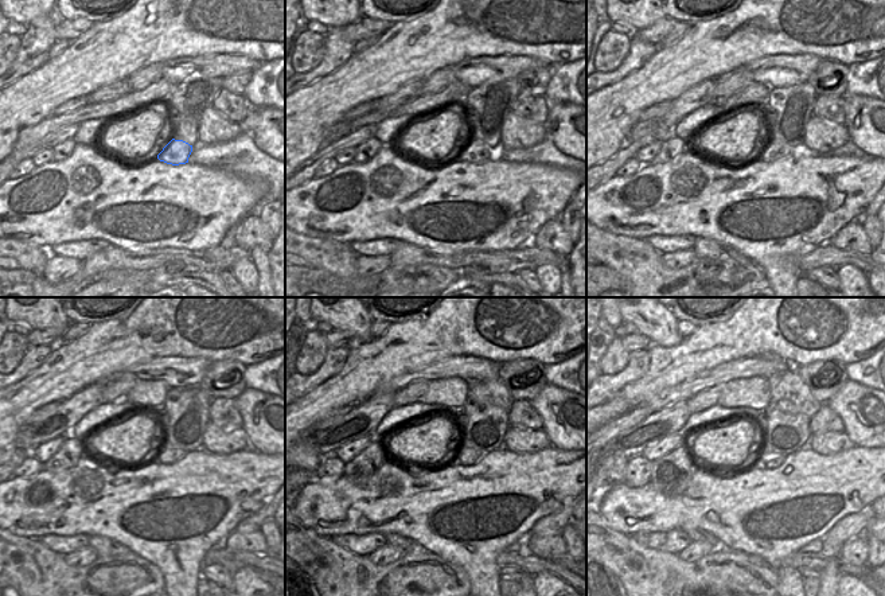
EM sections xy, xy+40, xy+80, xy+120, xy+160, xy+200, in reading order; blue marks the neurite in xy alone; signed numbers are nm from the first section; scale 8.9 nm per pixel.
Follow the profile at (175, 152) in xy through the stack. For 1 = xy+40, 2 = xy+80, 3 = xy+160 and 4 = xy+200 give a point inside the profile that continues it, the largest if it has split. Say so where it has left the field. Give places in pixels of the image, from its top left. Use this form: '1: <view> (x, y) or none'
1: xy+40 (476, 151)
2: xy+80 (772, 152)
3: xy+160 (466, 456)
4: xy+200 (776, 462)

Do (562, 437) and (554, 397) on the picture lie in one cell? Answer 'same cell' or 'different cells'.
same cell

